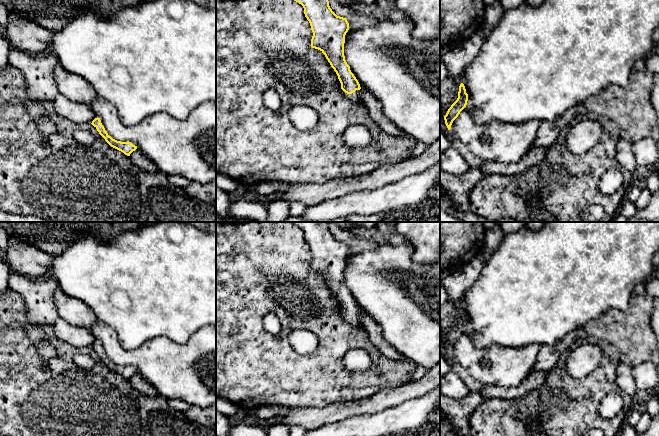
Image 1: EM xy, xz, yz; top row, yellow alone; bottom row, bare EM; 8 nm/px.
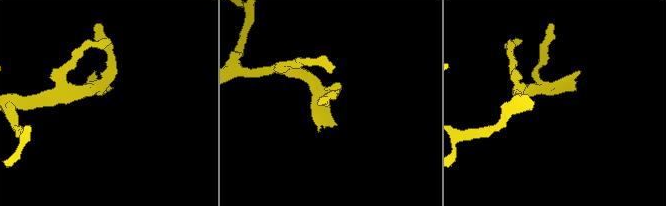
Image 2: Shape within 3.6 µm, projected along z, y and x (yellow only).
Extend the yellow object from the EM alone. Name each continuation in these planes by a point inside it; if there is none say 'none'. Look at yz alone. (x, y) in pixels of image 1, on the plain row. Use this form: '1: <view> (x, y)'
none

